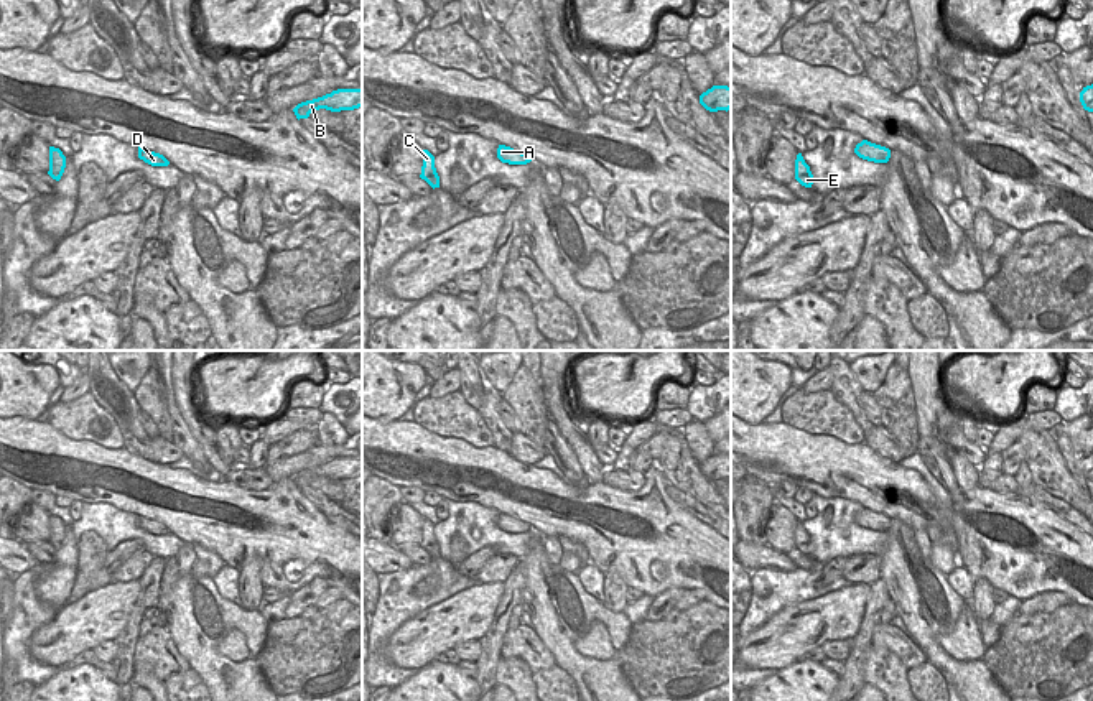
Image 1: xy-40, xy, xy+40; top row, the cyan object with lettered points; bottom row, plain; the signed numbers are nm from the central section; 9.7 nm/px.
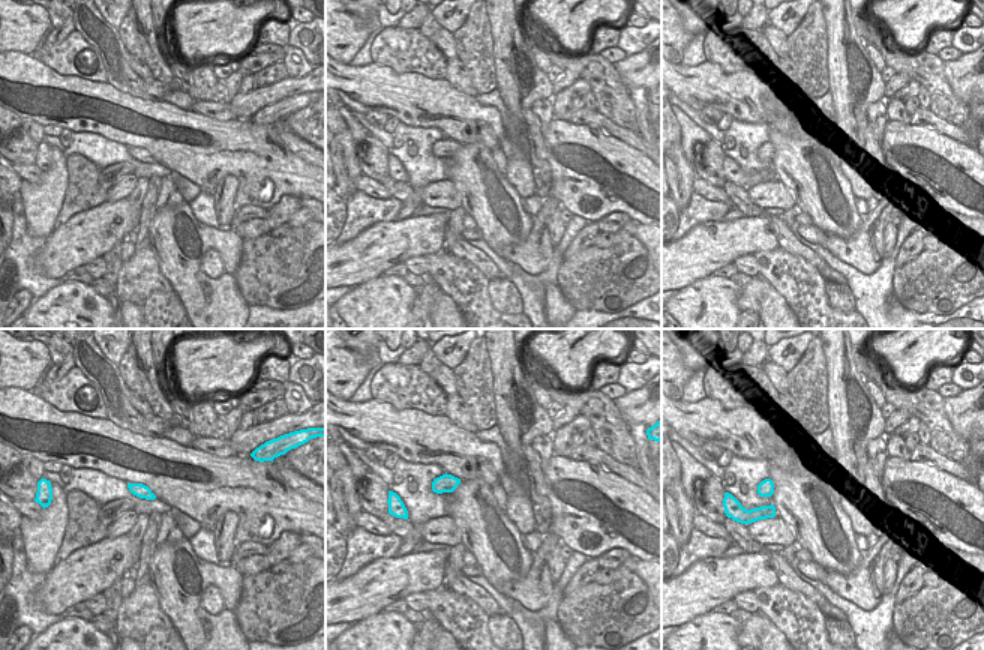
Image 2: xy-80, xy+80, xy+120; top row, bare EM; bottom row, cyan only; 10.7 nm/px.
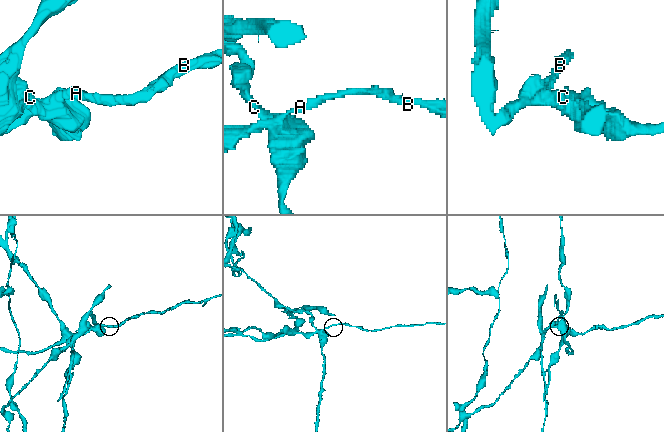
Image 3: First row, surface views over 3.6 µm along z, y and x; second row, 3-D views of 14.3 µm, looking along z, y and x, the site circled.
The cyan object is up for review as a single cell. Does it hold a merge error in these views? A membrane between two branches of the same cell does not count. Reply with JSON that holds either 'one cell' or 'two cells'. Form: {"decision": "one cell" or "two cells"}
{"decision": "two cells"}

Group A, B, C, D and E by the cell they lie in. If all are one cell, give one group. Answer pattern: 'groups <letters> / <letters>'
groups A B D / C E

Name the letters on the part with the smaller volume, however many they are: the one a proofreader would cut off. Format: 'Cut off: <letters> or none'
Cut off: A, B, D

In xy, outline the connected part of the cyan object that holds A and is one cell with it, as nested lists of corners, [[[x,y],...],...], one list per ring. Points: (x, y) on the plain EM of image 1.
[[[499,513],[497,527],[502,532],[509,532],[509,533],[527,533],[527,532],[532,530],[532,525],[528,525],[528,523],[519,520],[519,518],[514,518],[510,515],[505,515],[505,513]]]

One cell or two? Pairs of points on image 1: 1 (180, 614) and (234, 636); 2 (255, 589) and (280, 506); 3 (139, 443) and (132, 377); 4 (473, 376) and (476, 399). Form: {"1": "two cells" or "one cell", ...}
{"1": "two cells", "2": "two cells", "3": "two cells", "4": "one cell"}

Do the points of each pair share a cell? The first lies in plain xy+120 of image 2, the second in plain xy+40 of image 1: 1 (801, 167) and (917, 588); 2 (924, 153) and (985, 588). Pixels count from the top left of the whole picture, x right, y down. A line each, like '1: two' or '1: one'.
1: one
2: two

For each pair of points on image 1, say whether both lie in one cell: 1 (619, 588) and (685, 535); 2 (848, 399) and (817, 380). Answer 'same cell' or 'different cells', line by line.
1: different cells
2: different cells

